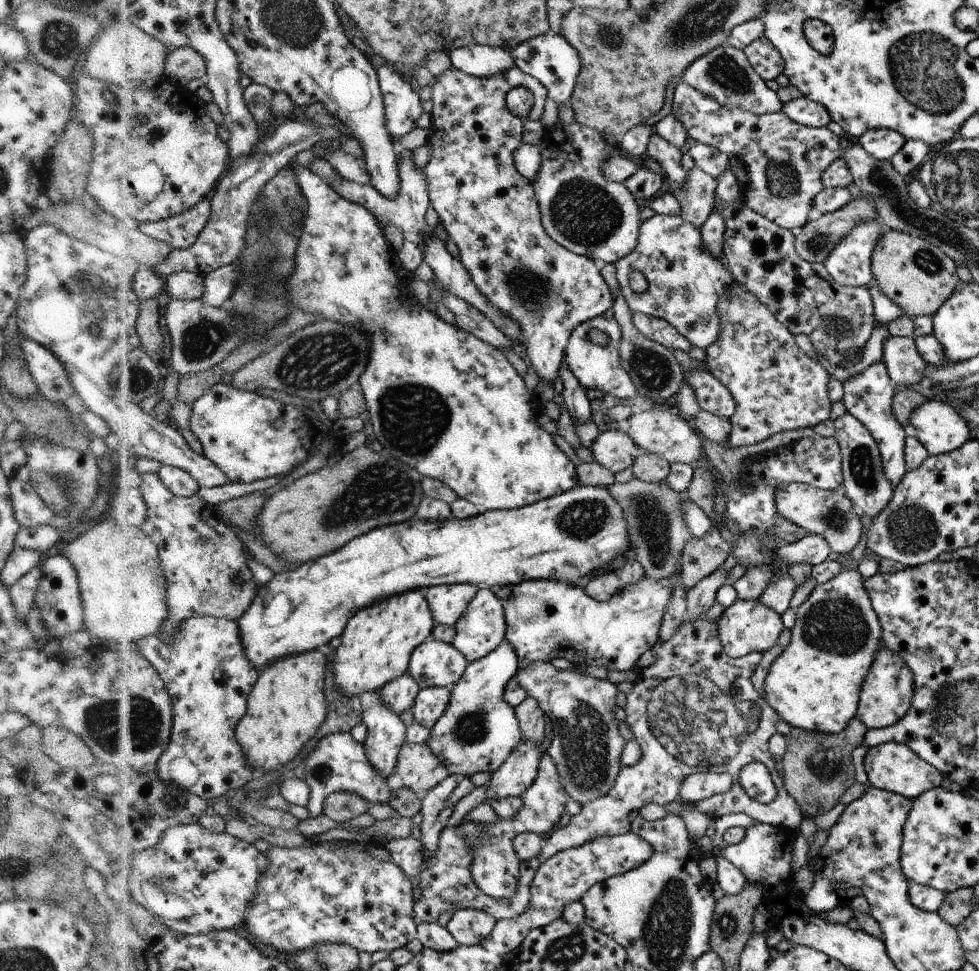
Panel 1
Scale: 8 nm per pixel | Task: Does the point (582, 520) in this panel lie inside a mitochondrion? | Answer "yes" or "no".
yes

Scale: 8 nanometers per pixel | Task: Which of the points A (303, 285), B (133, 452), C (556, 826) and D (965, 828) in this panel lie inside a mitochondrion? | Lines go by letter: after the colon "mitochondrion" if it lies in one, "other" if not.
A: mitochondrion
B: other
C: other
D: other

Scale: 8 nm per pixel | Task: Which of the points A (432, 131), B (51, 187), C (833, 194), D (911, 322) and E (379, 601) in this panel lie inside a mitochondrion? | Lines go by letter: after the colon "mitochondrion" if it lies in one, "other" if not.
A: other
B: other
C: other
D: other
E: other

